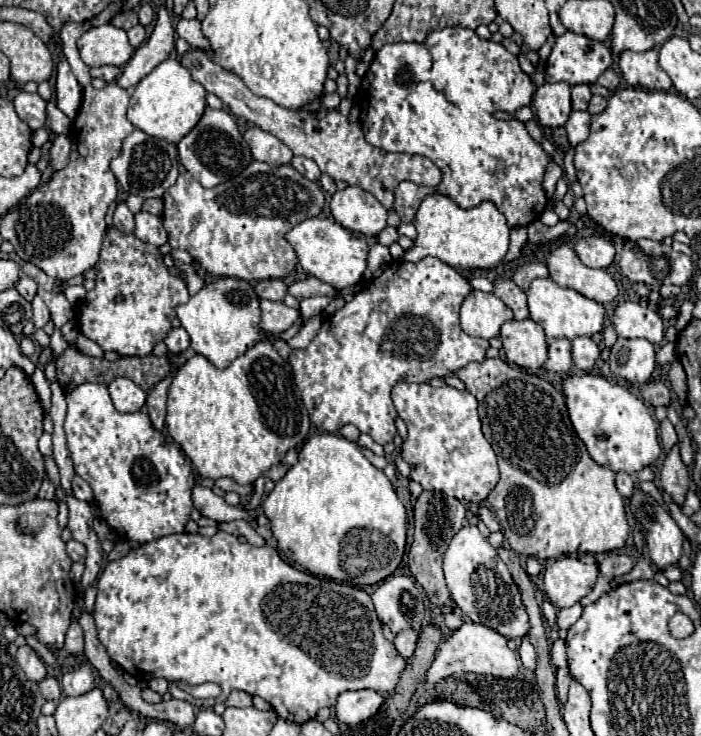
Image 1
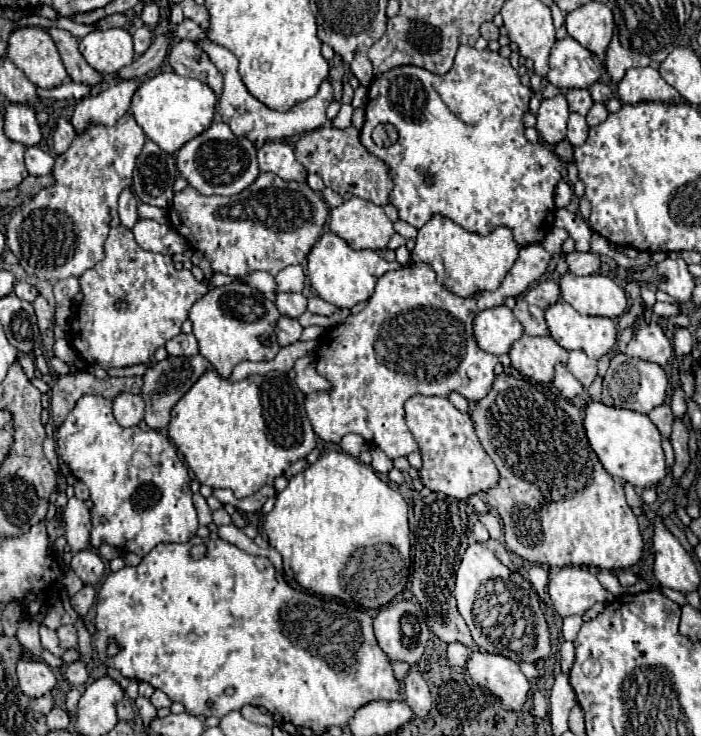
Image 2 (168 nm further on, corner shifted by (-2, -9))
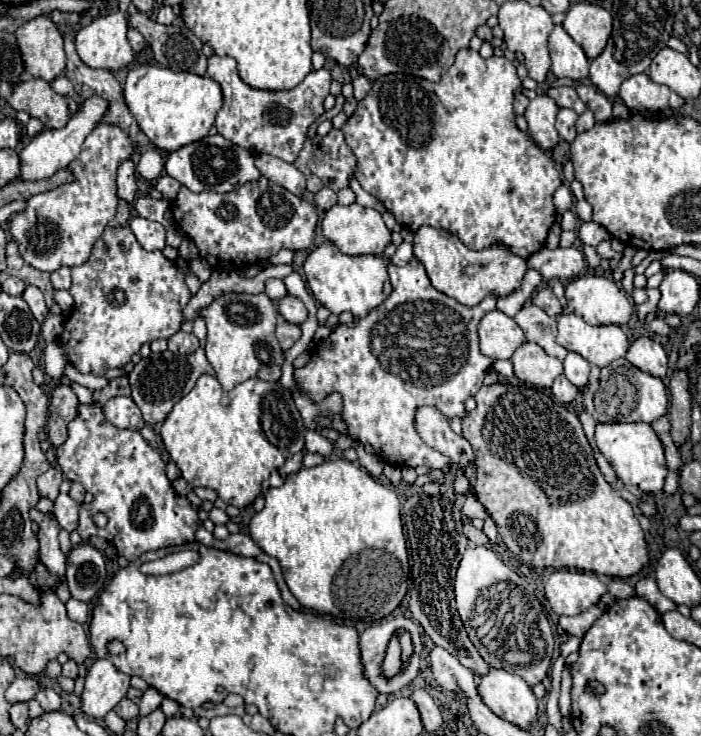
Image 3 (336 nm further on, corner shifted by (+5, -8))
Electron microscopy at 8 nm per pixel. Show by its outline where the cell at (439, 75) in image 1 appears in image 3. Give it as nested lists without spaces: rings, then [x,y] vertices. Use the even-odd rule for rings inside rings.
[[[464,47],[464,49],[460,49],[456,53],[454,65],[434,85],[434,89],[432,89],[432,83],[430,81],[424,81],[424,79],[414,77],[414,75],[406,75],[406,73],[392,73],[392,75],[378,77],[372,83],[372,91],[358,103],[358,109],[354,111],[354,115],[346,121],[346,125],[342,129],[344,135],[346,135],[348,147],[354,151],[354,155],[358,159],[356,179],[360,181],[360,185],[362,185],[364,191],[368,191],[378,201],[382,201],[386,205],[386,209],[396,217],[396,221],[402,227],[410,229],[410,231],[416,231],[420,225],[430,225],[430,227],[436,227],[436,229],[450,231],[452,235],[460,237],[462,243],[466,247],[470,247],[470,249],[476,249],[478,251],[478,249],[484,249],[484,247],[488,247],[492,243],[504,243],[504,245],[510,247],[512,253],[528,259],[528,255],[532,255],[532,253],[536,253],[538,249],[544,247],[548,229],[552,227],[552,223],[556,219],[556,209],[552,205],[552,195],[562,185],[562,179],[560,179],[560,173],[556,169],[556,163],[554,163],[552,155],[546,153],[546,151],[542,151],[536,143],[532,143],[532,137],[528,133],[519,130],[516,125],[516,115],[512,111],[512,101],[514,101],[516,93],[520,93],[520,89],[522,89],[522,83],[520,83],[520,79],[516,75],[516,67],[506,57],[482,59],[480,53],[474,51],[474,49],[470,49],[470,47]]]

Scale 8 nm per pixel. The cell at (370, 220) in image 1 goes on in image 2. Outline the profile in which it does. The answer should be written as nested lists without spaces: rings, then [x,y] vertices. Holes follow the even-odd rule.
[[[351,198],[331,208],[329,228],[353,250],[385,250],[395,234],[393,222],[385,216],[383,208],[363,198]]]

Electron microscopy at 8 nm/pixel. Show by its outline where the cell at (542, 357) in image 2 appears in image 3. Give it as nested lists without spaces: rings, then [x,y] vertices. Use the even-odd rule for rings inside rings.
[[[522,343],[510,361],[514,365],[514,375],[528,385],[552,387],[554,379],[562,375],[562,361],[558,361],[558,357],[550,357],[536,343]]]

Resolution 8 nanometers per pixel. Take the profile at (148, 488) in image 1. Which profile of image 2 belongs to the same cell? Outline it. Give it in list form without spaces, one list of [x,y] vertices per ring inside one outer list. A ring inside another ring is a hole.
[[[81,396],[77,406],[69,412],[63,426],[57,430],[57,454],[73,472],[73,476],[89,486],[91,492],[91,536],[89,544],[99,548],[105,540],[107,544],[123,550],[135,552],[137,556],[149,554],[161,542],[187,542],[197,534],[199,522],[197,512],[191,502],[189,488],[189,470],[185,462],[179,458],[177,448],[171,444],[167,436],[157,430],[141,430],[141,428],[123,428],[117,424],[111,412],[111,400],[101,396]],[[105,516],[107,522],[101,524],[99,518]]]

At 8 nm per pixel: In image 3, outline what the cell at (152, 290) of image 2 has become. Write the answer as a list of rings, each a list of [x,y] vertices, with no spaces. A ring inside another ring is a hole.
[[[128,225],[106,227],[102,237],[94,243],[90,259],[84,265],[72,267],[70,295],[74,297],[74,307],[58,341],[66,353],[66,359],[76,365],[78,371],[94,375],[104,375],[106,369],[126,365],[134,353],[140,353],[144,343],[168,339],[178,333],[184,319],[182,309],[192,297],[184,275],[174,267],[174,263],[168,261],[162,251],[144,251]]]

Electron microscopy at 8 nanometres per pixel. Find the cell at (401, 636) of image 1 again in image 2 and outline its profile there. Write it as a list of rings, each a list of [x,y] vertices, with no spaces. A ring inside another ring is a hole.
[[[411,668],[411,672],[403,680],[403,690],[405,690],[405,702],[411,706],[411,710],[417,716],[427,716],[431,714],[433,708],[433,698],[429,694],[429,686],[419,674],[417,668]]]

